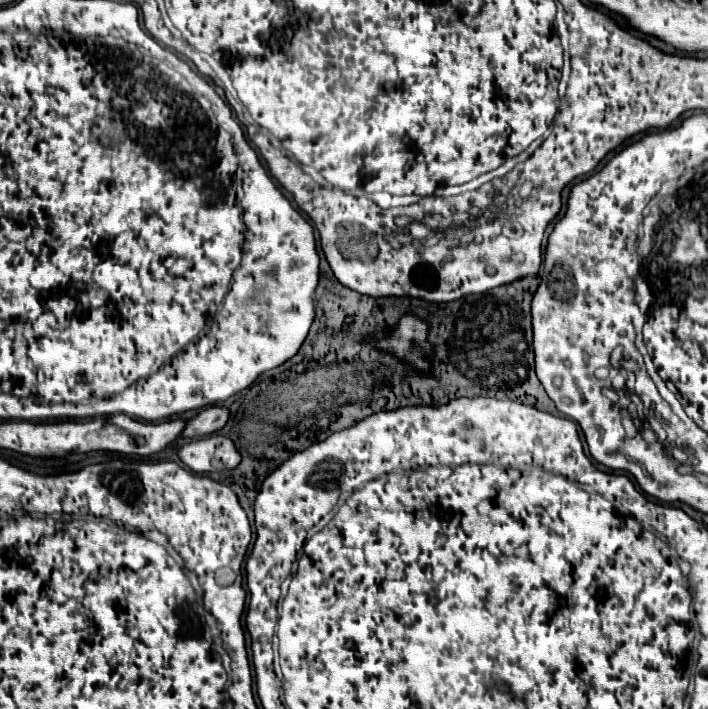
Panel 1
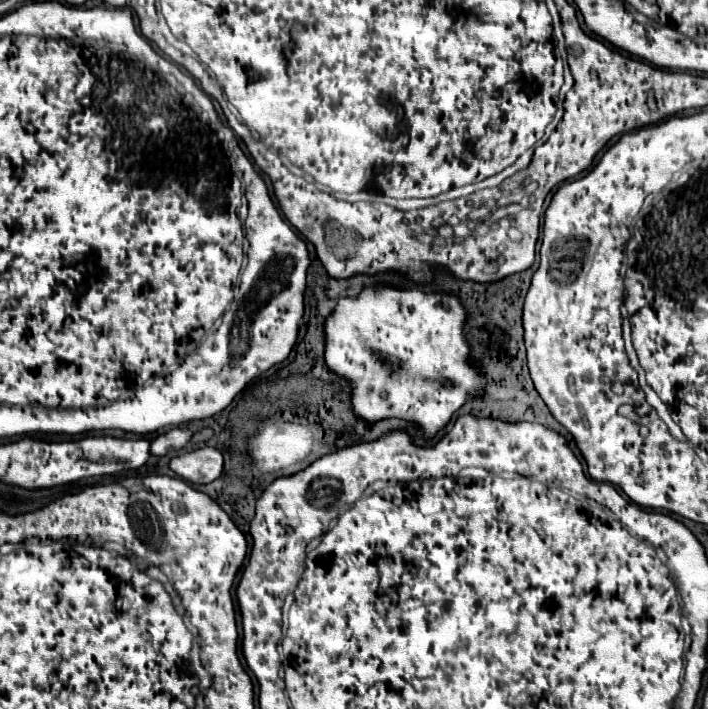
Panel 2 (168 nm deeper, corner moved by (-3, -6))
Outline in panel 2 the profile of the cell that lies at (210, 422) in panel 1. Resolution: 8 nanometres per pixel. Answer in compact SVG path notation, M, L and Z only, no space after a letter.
M171 429L167 433L161 433L151 443L151 455L167 455L169 451L185 447L185 443L191 441L195 435L193 429Z

